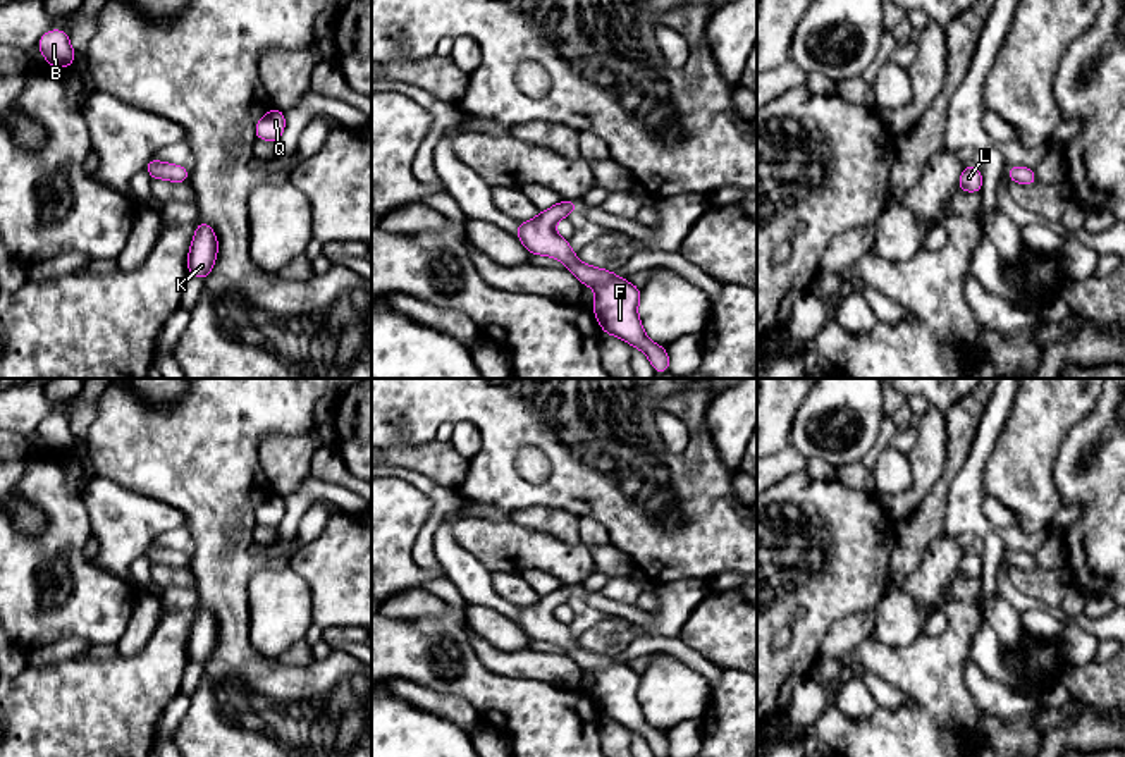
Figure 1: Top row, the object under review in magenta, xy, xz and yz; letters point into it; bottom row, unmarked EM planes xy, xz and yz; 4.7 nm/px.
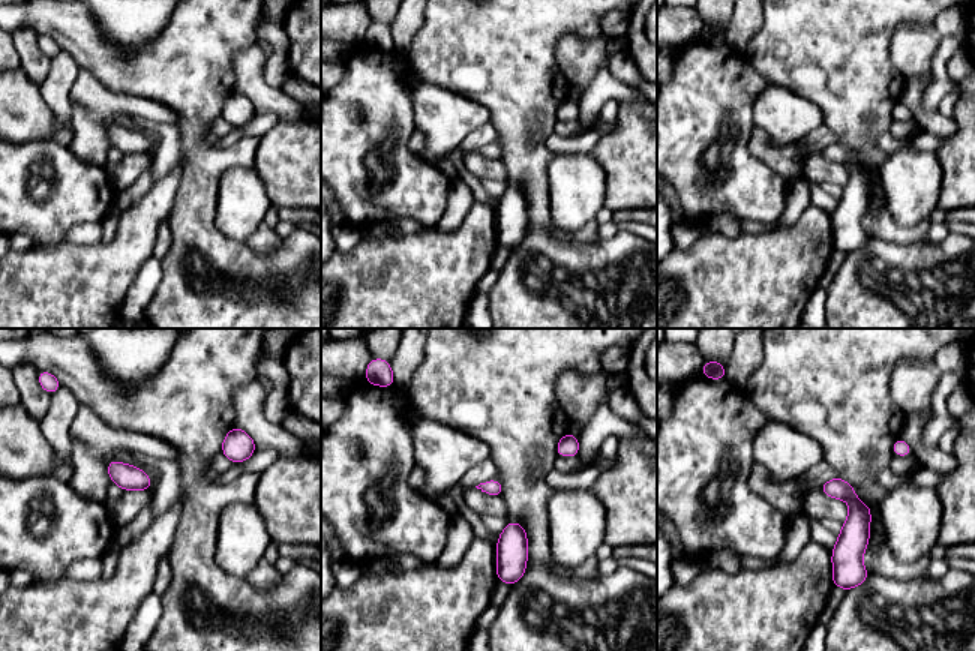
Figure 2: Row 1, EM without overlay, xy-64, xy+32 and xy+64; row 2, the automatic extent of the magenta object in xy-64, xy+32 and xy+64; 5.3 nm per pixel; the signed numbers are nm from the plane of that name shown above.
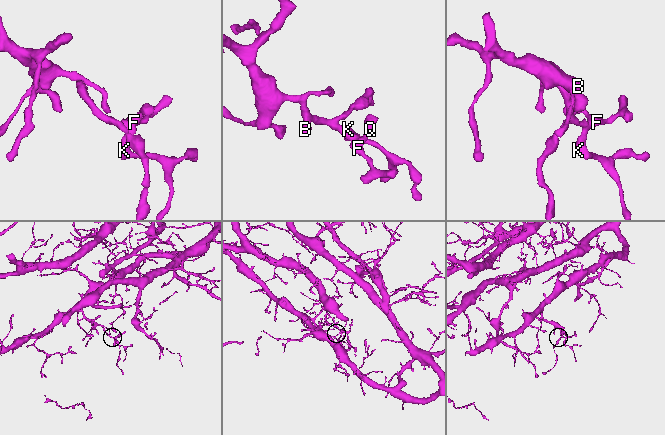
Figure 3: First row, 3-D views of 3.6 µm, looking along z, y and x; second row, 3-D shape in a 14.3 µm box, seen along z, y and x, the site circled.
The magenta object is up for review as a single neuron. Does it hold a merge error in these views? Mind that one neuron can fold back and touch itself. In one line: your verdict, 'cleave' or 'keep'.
keep

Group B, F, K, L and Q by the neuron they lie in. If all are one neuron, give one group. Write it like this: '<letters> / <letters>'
B F K L Q

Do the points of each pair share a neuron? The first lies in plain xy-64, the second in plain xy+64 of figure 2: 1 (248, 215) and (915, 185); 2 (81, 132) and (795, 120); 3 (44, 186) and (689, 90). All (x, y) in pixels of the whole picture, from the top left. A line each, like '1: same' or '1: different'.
1: same
2: same
3: same

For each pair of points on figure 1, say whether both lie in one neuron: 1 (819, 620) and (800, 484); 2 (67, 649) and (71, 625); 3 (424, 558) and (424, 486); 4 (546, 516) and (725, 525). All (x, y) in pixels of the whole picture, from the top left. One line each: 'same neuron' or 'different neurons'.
1: same neuron
2: different neurons
3: same neuron
4: different neurons

